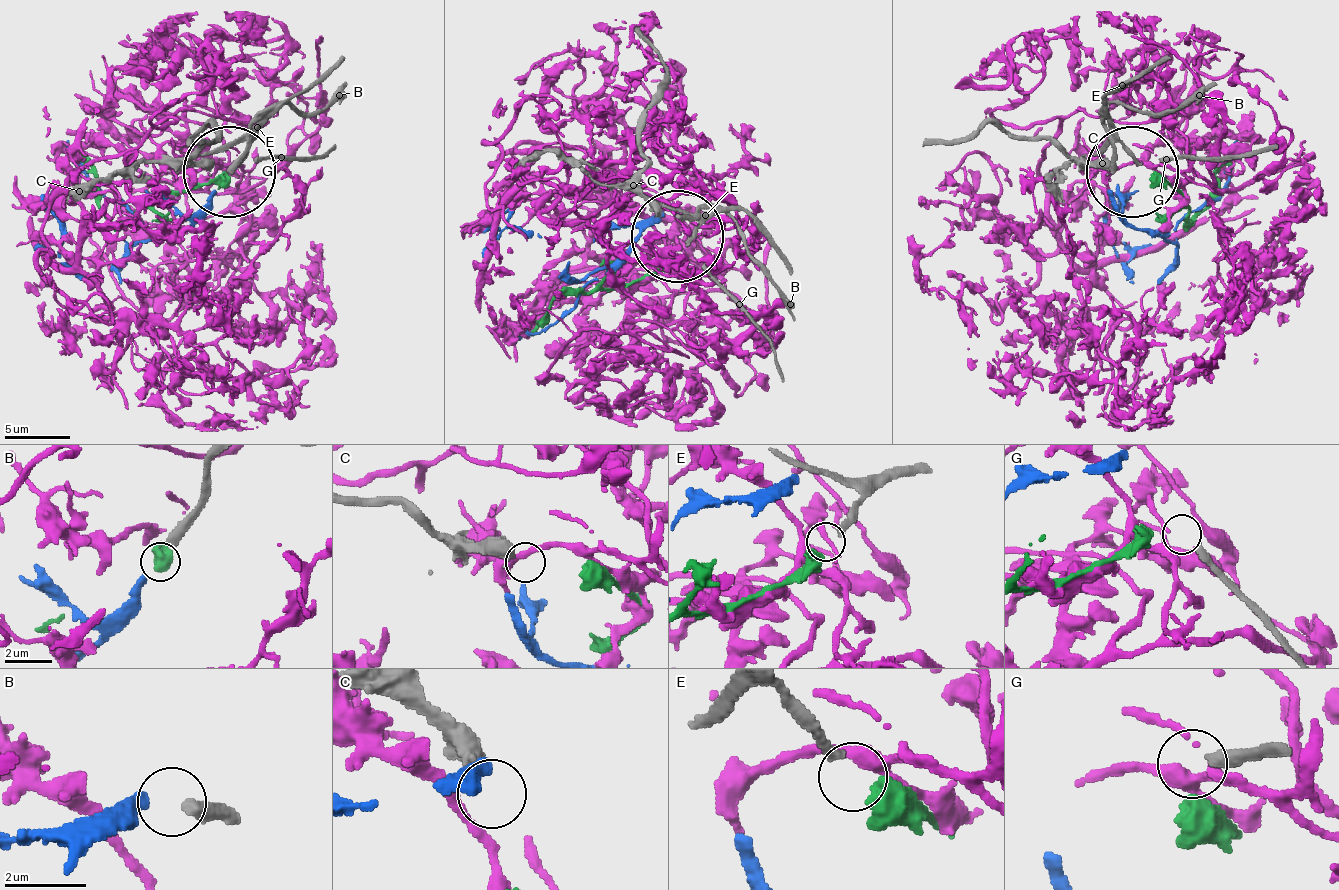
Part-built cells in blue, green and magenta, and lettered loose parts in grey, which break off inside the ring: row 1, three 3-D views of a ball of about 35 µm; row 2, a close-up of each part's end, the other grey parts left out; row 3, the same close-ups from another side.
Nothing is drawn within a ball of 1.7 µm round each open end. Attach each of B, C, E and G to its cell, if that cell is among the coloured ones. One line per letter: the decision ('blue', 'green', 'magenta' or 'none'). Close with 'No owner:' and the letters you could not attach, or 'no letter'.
B: blue
C: none
E: green
G: none
No owner: C, G

